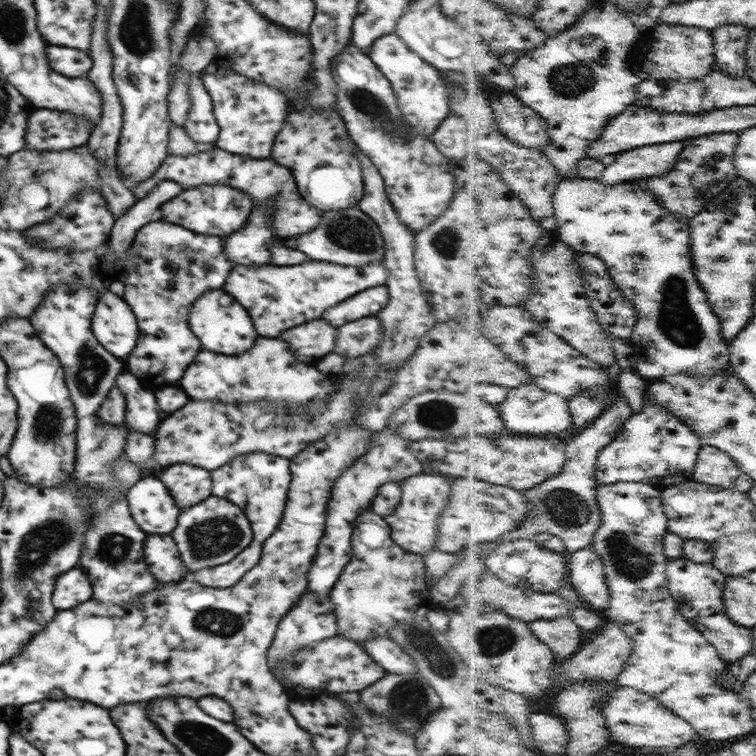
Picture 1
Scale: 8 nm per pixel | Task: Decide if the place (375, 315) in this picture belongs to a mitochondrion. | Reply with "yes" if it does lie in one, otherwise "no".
no

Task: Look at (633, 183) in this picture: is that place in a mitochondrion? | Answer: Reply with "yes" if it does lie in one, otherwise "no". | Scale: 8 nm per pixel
no

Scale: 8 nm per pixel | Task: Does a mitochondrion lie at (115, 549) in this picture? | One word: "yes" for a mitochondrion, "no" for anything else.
yes

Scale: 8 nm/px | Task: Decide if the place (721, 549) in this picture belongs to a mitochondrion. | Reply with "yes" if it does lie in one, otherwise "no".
no

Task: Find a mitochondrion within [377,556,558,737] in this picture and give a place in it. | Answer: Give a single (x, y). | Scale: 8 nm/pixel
(423, 643)

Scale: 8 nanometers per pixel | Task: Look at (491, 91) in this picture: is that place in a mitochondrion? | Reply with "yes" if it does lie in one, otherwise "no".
no

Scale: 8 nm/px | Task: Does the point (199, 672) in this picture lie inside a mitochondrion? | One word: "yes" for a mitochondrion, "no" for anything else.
no

